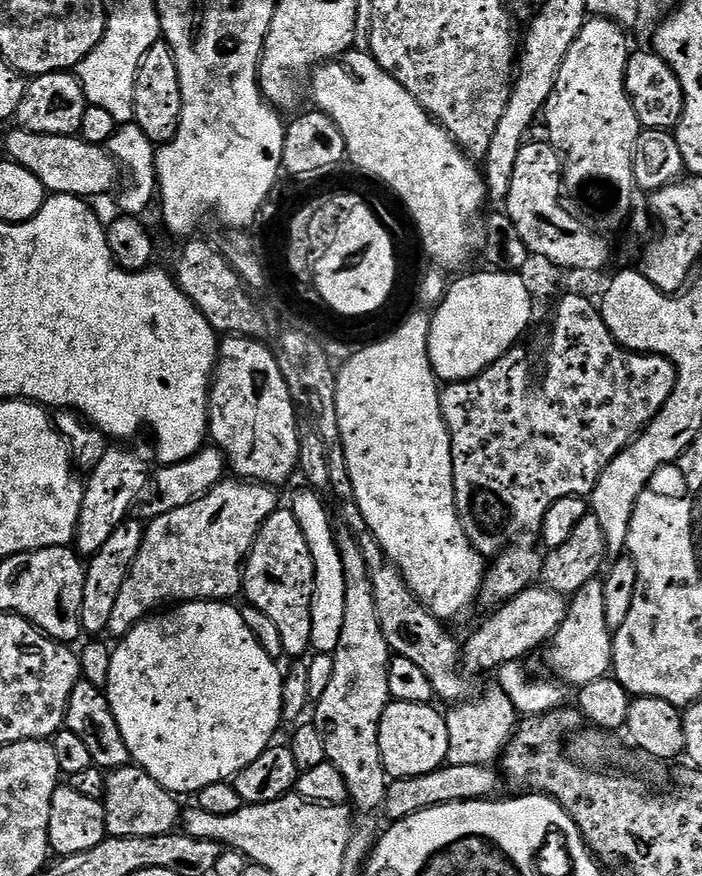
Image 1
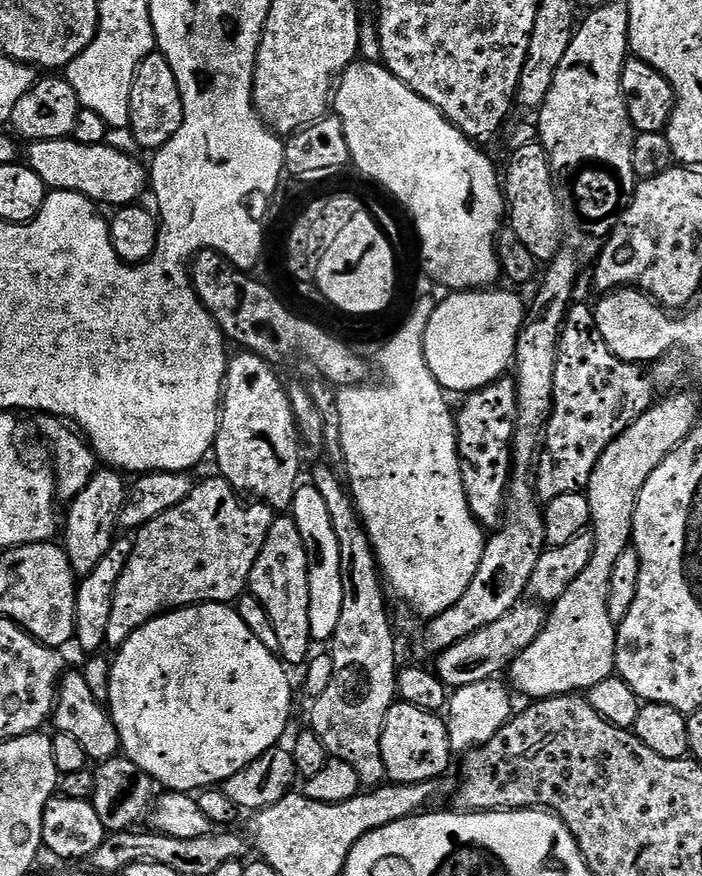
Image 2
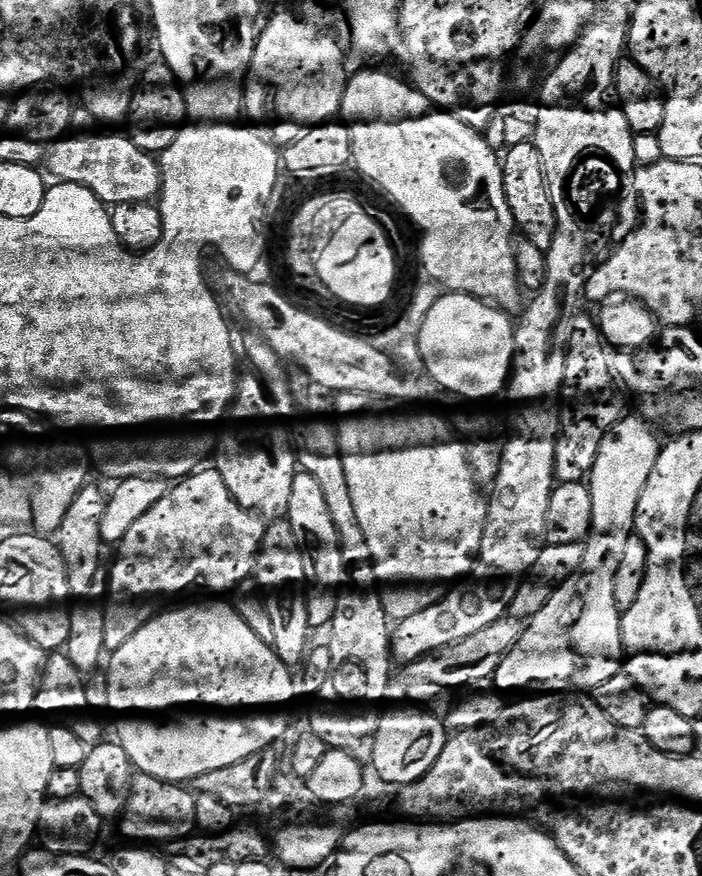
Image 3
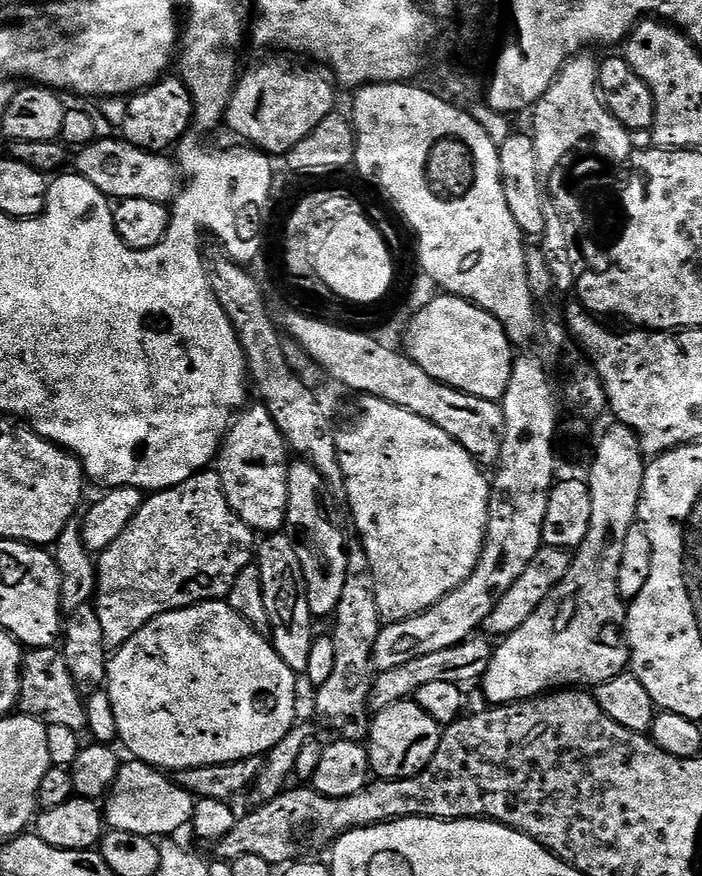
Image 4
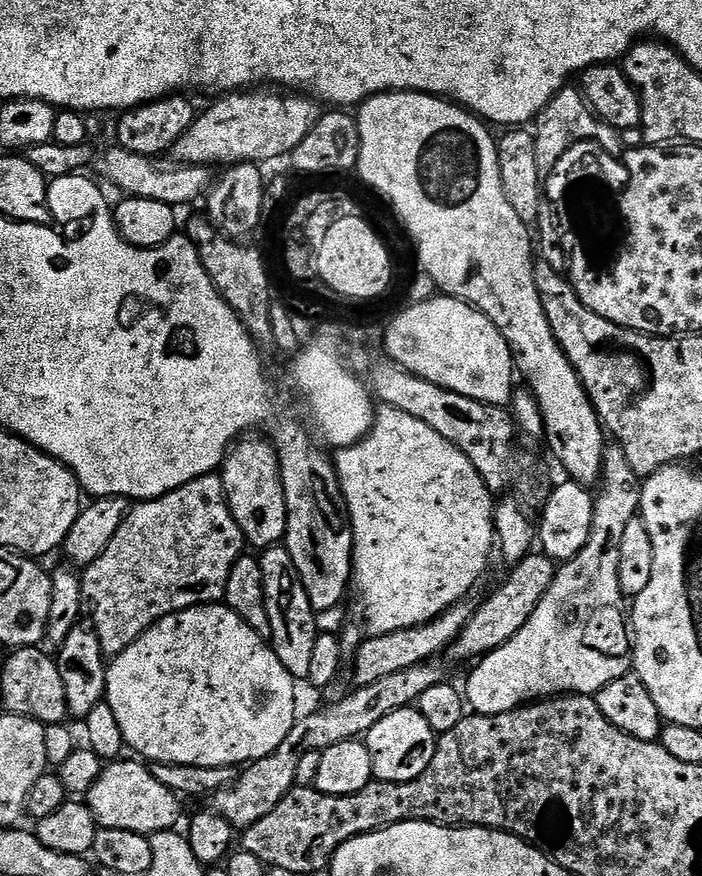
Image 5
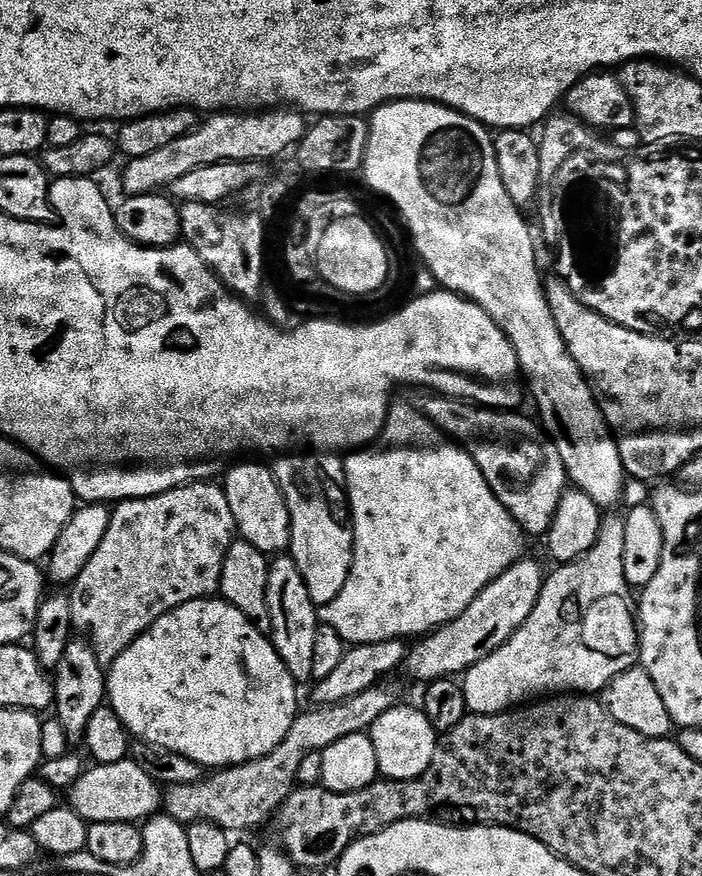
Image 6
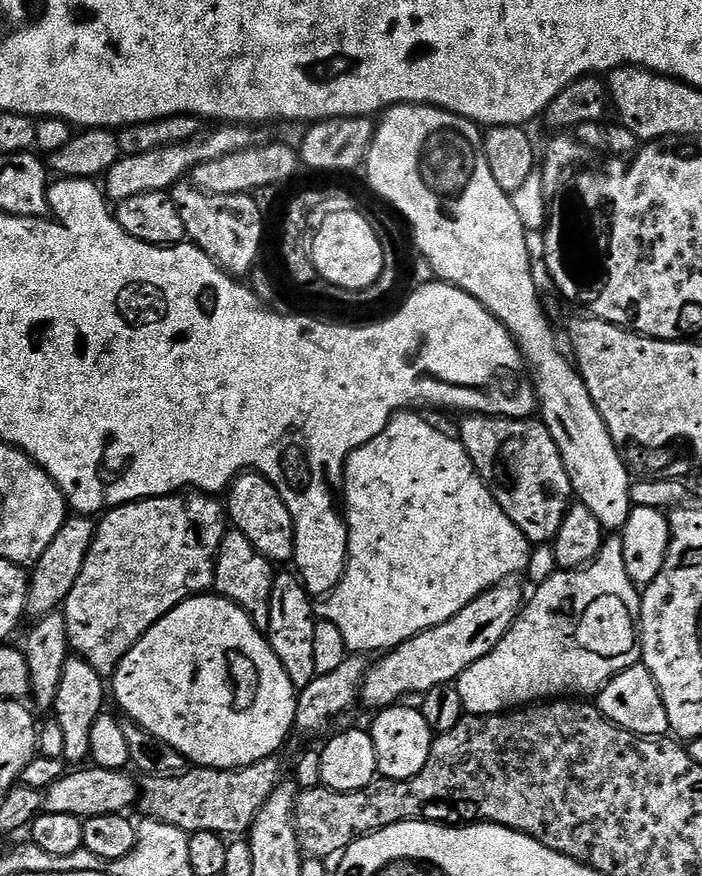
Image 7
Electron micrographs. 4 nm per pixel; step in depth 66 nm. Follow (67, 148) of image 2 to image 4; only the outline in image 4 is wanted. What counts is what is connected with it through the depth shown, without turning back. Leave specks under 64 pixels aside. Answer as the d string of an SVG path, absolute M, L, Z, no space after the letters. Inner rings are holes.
M97 138L79 149L75 156L75 171L78 175L94 182L101 194L116 202L130 198L146 198L146 202L171 205L182 188L182 173L175 159L167 160L167 155L136 148L123 138Z

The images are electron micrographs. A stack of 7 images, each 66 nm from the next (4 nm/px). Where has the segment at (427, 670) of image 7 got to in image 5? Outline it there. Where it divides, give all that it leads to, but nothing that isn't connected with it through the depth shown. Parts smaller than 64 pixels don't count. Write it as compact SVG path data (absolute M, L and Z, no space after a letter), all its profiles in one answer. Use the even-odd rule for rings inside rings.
M529 554L511 569L512 572L504 581L500 588L496 588L478 607L473 611L472 616L466 622L466 626L460 631L457 638L450 647L450 653L456 660L479 661L488 655L498 646L510 642L522 626L534 614L538 602L550 590L550 586L556 577L557 561L543 554ZM537 555L537 556L536 556Z

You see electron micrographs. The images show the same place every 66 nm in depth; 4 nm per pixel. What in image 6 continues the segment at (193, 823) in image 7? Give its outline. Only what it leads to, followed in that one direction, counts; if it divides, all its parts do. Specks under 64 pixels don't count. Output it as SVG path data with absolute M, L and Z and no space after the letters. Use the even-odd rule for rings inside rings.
M381 682L362 694L354 694L354 698L346 698L341 704L316 706L311 709L313 712L301 711L290 726L290 734L286 734L270 754L213 771L198 782L190 782L190 786L167 785L162 796L163 811L185 826L194 822L214 822L229 834L248 832L279 813L288 795L297 787L298 766L302 766L306 754L323 752L334 746L338 738L346 738L346 734L368 732L386 710L397 704L395 690L388 682Z

